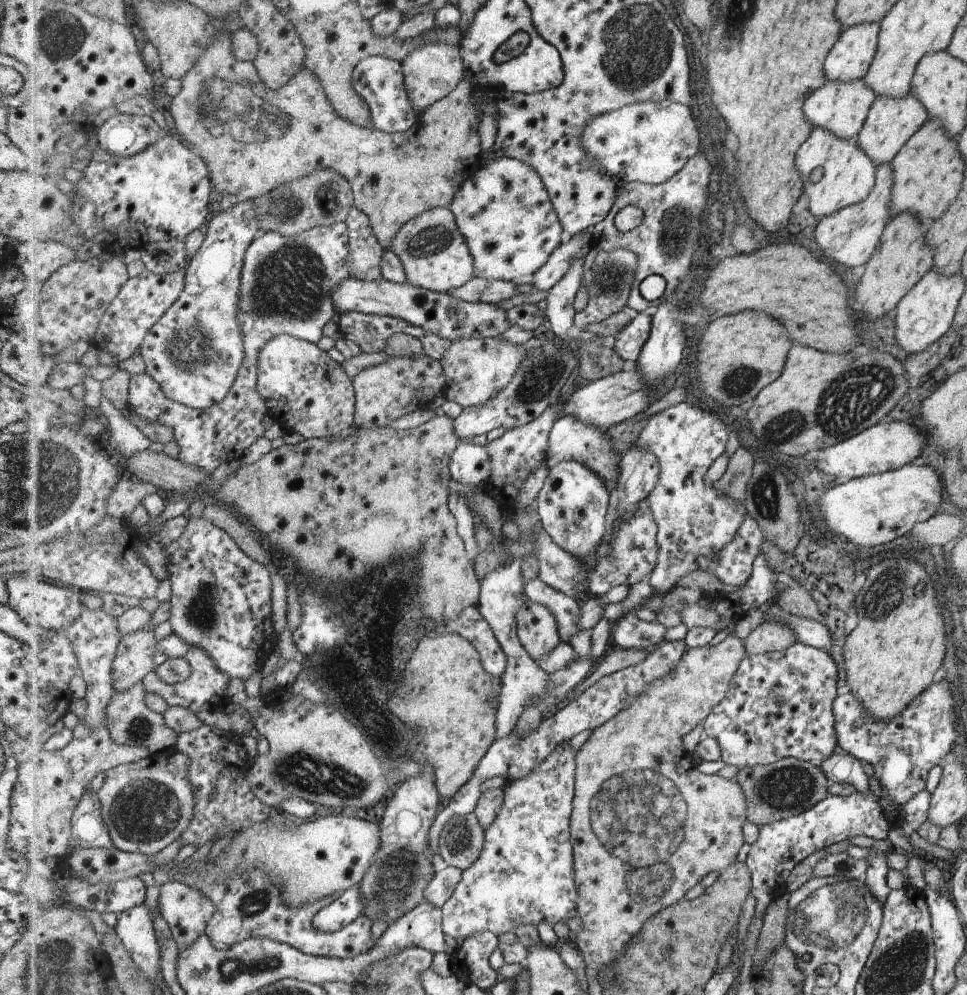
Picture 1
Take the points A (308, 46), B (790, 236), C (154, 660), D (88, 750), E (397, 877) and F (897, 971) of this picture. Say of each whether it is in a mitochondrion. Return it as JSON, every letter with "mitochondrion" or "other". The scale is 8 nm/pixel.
{"A":"other","B":"other","C":"other","D":"other","E":"mitochondrion","F":"mitochondrion"}

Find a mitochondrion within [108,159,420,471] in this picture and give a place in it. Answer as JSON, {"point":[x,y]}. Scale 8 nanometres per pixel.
{"point":[294,275]}

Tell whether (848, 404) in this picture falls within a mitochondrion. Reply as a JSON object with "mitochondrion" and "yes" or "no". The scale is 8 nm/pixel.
{"mitochondrion":"yes"}

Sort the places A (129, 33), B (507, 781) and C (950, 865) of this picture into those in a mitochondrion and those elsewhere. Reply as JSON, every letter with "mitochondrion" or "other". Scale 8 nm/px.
{"A":"other","B":"other","C":"other"}

